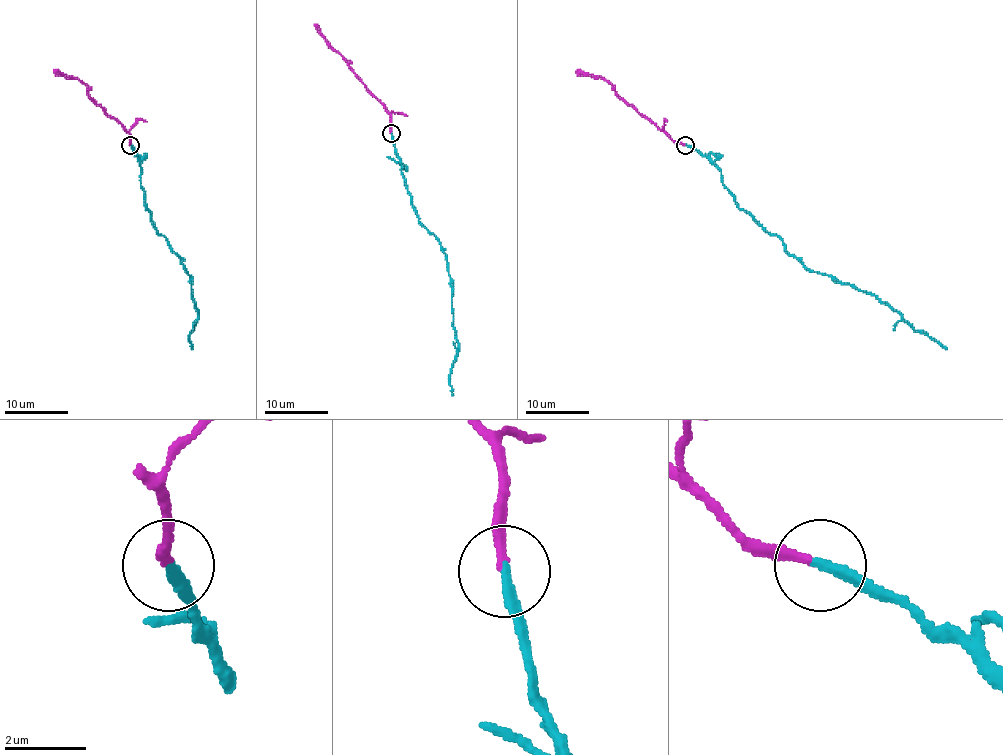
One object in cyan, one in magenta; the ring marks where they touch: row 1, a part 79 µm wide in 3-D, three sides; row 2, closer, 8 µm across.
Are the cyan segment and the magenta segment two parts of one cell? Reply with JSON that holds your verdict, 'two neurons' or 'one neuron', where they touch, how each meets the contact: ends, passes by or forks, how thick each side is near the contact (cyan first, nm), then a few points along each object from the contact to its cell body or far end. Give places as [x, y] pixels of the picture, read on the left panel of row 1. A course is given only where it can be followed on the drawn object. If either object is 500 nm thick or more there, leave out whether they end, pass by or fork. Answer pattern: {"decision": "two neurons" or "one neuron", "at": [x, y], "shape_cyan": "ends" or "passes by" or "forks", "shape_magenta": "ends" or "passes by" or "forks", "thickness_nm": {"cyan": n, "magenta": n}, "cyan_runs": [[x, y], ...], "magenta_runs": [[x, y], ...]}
{"decision": "two neurons", "at": [130, 145], "shape_cyan": "ends", "shape_magenta": "ends", "thickness_nm": {"cyan": 260, "magenta": 200}, "cyan_runs": [[131, 145], [150, 219], [189, 275], [197, 322], [189, 333], [192, 349]], "magenta_runs": [[129, 145], [126, 129], [90, 96], [83, 84], [53, 71]]}

